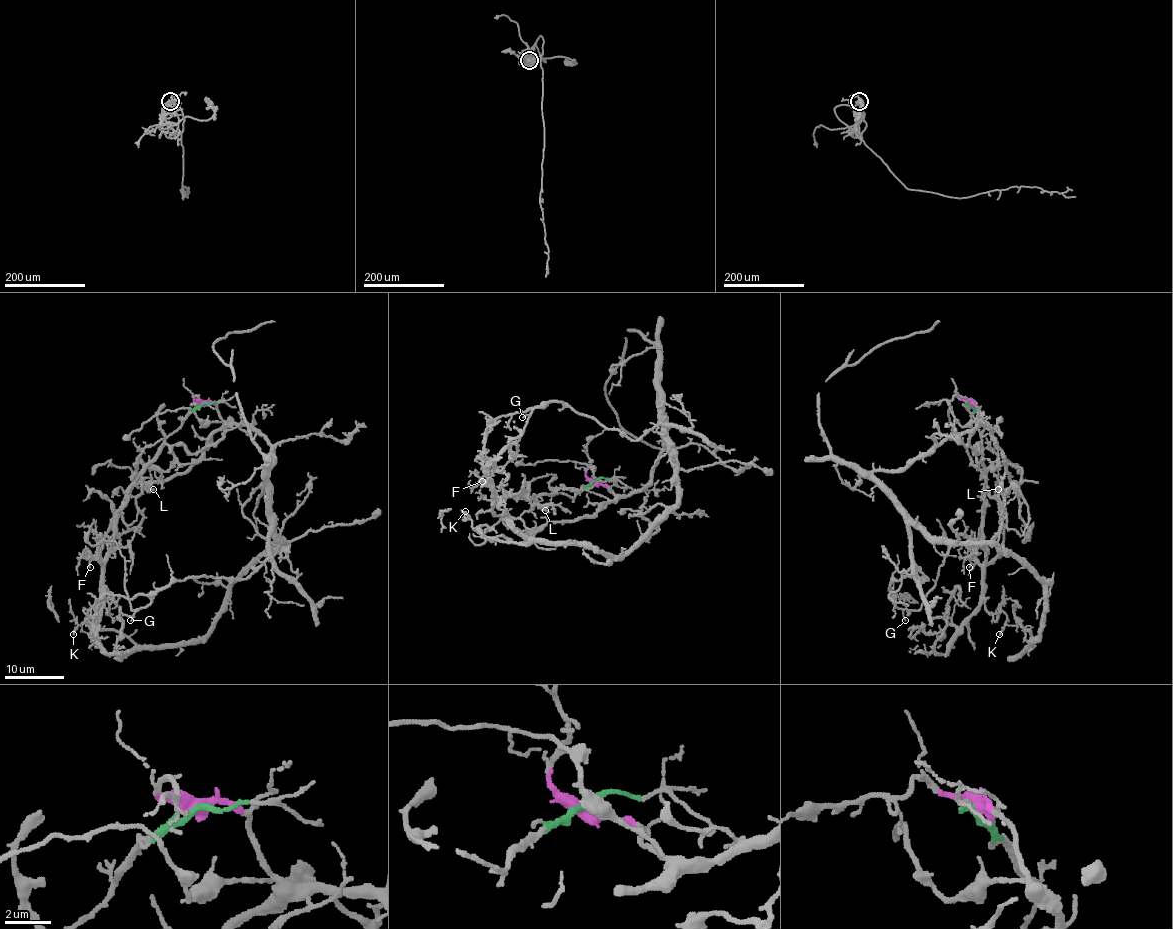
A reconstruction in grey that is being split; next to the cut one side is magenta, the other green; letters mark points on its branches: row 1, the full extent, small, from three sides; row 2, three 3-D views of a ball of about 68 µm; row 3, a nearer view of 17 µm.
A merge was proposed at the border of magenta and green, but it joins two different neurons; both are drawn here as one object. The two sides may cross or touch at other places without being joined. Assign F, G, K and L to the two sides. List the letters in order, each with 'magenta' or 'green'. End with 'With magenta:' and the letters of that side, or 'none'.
F: green
G: magenta
K: magenta
L: green
With magenta: G, K

